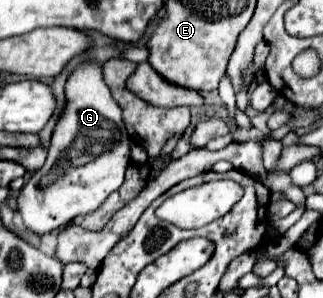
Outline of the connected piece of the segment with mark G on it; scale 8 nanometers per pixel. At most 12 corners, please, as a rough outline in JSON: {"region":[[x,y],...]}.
{"region":[[101,64],[77,66],[17,200],[53,232],[121,188],[131,138]]}

